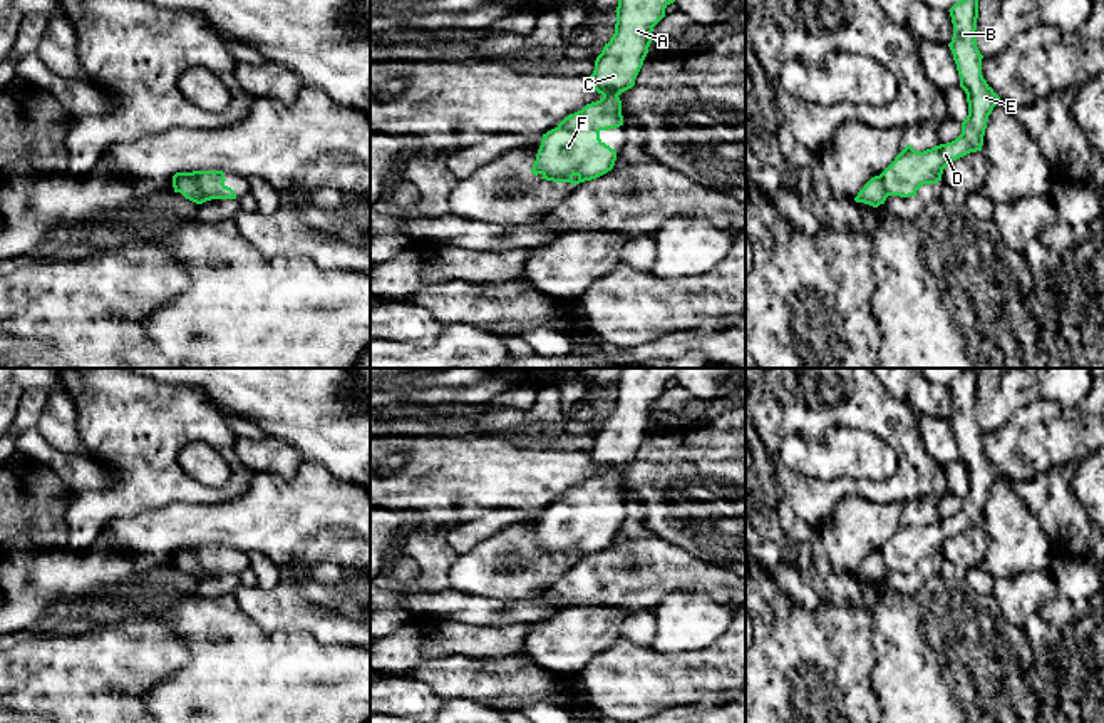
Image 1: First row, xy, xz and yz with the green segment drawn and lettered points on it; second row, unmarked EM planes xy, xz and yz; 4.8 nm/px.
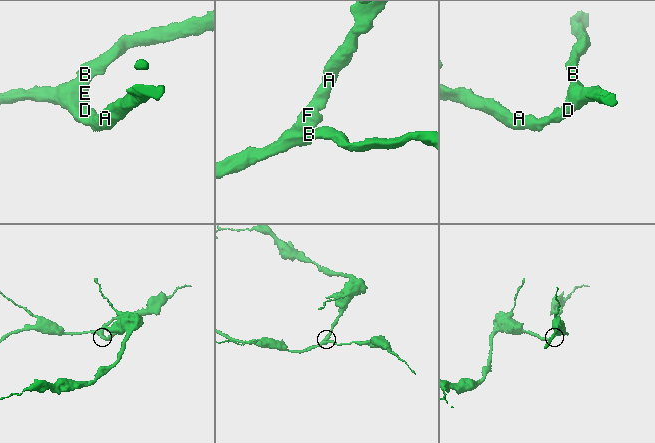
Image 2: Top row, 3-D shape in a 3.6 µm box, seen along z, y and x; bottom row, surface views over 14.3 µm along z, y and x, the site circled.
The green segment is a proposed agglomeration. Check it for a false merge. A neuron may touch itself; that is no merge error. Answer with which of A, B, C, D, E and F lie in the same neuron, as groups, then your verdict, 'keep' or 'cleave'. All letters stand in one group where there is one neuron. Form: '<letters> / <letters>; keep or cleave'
A B C D E F; keep

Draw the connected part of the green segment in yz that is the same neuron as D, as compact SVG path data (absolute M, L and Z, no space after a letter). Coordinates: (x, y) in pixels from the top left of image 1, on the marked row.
M960 0L948 12L953 23L953 37L948 47L957 64L960 87L965 90L968 102L968 115L962 122L962 134L952 142L923 152L908 144L880 176L864 184L854 197L856 203L878 208L885 204L888 196L916 196L923 184L941 181L943 169L950 162L982 151L988 115L1000 97L982 75L983 55L975 38L978 0Z

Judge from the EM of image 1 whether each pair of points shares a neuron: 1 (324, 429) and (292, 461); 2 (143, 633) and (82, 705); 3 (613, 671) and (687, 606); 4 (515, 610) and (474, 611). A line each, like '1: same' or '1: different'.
1: different
2: same
3: different
4: same

